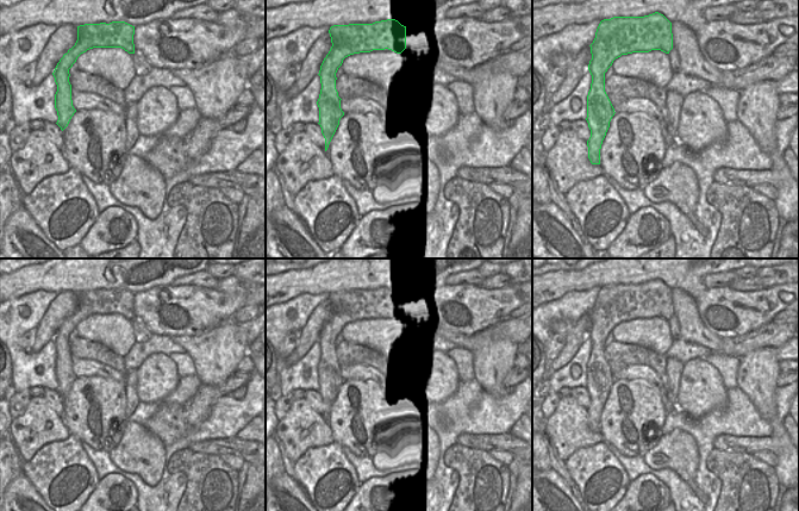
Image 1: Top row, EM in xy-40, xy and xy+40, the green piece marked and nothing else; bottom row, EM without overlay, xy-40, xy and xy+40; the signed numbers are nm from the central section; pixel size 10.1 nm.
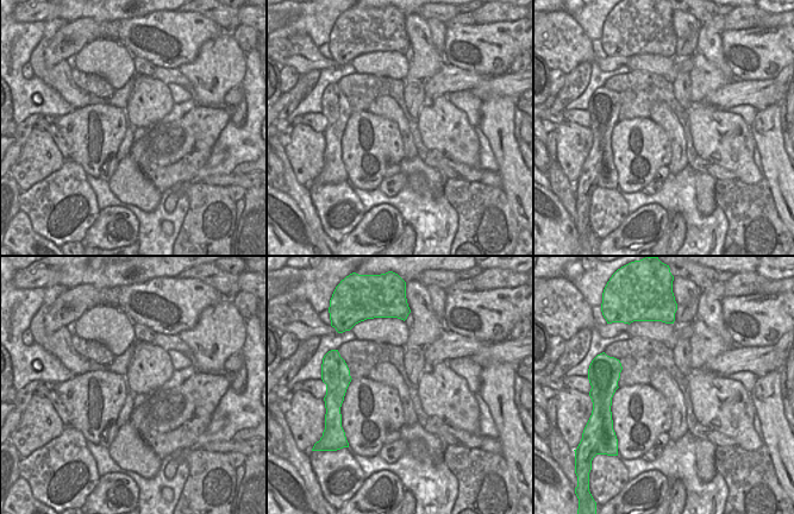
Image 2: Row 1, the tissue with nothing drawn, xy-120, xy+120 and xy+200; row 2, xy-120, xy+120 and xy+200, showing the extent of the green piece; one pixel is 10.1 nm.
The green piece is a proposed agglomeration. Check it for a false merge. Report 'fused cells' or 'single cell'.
single cell

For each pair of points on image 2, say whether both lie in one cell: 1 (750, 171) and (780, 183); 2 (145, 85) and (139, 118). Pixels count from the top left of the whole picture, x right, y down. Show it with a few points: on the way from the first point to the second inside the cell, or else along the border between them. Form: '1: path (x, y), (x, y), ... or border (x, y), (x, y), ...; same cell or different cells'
1: border (761, 173), (764, 177); different cells
2: path (145, 93), (145, 107), (143, 110); same cell

